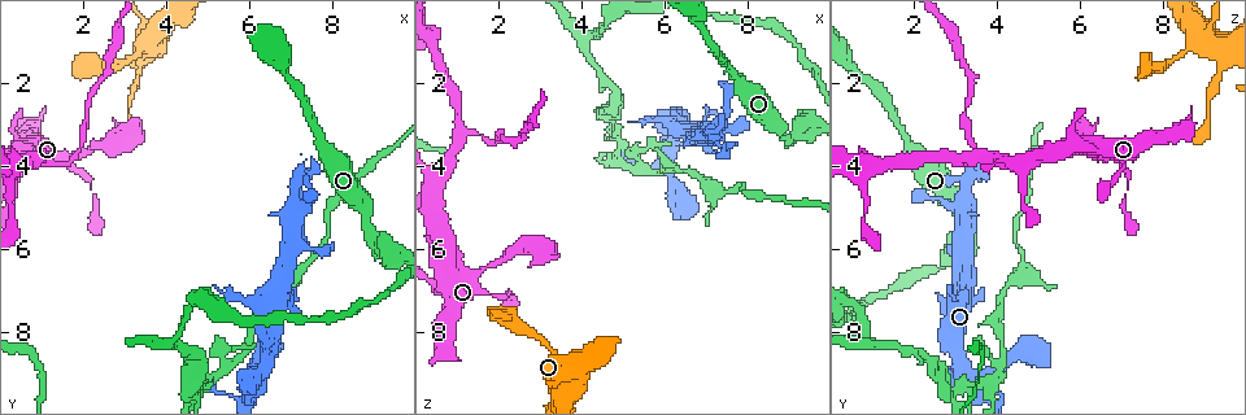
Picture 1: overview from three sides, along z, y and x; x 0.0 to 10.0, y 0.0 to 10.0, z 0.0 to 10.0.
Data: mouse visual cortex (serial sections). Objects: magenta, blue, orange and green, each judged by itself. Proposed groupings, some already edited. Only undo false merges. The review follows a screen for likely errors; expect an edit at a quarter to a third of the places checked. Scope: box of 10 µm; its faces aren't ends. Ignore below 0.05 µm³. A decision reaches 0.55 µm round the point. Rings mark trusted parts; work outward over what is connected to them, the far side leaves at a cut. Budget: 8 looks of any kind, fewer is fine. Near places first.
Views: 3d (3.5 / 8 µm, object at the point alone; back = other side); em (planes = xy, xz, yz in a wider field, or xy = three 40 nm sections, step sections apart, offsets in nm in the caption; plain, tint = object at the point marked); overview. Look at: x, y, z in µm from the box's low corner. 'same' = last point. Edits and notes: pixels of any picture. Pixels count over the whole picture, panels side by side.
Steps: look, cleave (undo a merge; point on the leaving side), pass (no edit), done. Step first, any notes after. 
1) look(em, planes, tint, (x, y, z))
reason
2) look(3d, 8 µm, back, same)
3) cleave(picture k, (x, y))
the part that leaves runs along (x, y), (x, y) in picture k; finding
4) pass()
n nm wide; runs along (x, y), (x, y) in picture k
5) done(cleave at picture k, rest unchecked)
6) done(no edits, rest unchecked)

look(3d, 3.5 µm, (9.40, 6.05, 3.10))
sharp bend

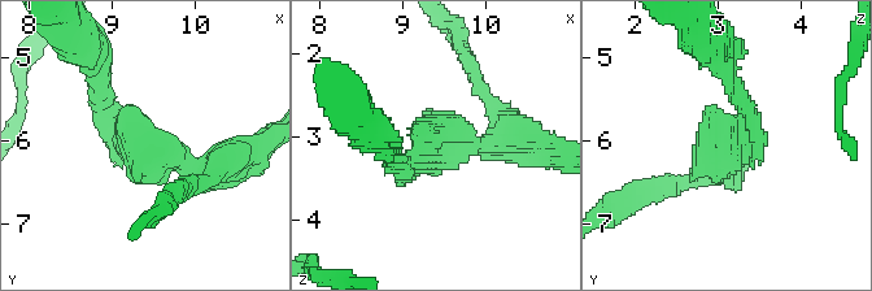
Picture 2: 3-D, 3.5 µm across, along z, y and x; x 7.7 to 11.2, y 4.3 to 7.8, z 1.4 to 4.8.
look(em, xy, step 3, plain, (9.35, 6.10, 3.20))
now the EM

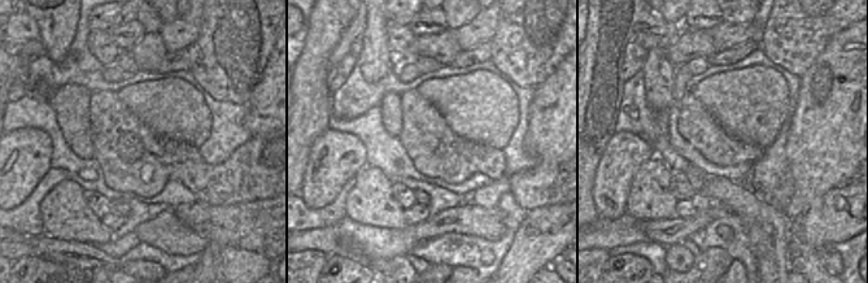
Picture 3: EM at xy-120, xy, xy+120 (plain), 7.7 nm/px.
look(em, xy, step 3, tint, same)

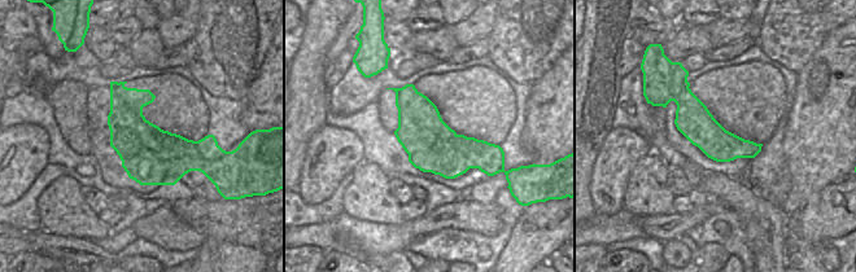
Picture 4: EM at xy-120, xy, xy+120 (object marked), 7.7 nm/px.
cleave(picture 2, (140, 121))
a second cell is stuck on

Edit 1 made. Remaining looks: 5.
look(3d, 8 µm, back, (1.25, 3.90, 3.20))
sharp bend

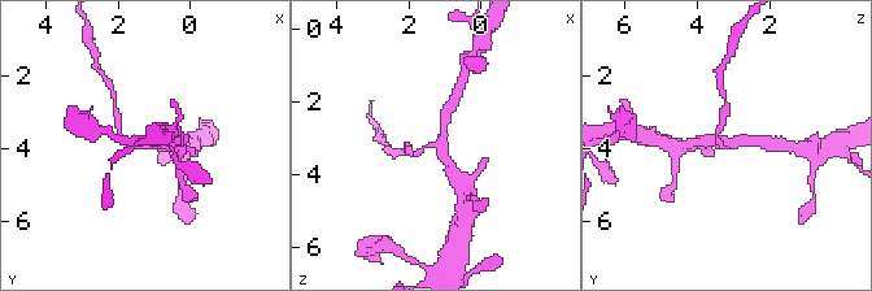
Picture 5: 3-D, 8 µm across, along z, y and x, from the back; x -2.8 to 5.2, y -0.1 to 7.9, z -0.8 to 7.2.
look(3d, 3.5 µm, same)
zoom in

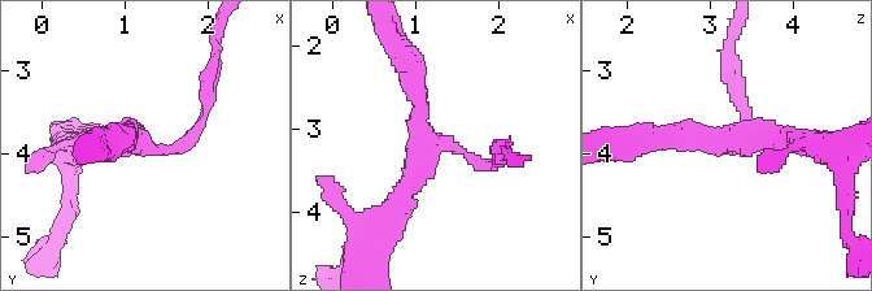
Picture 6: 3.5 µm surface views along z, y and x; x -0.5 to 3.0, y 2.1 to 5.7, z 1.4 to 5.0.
cleave(picture 6, (746, 113))
the part that leaves runs along (174, 150), (206, 111), (214, 38) in picture 6; two cells meet here

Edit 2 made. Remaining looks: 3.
look(overview)
redraw

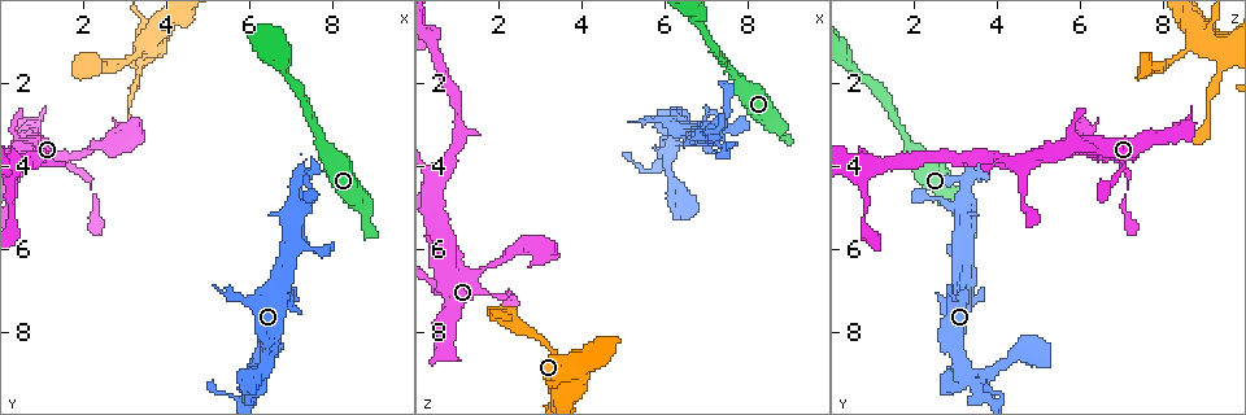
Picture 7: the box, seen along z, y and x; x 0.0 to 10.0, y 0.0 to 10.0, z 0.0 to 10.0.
look(3d, 3.5 µm, (3.45, 1.70, 9.30))
thick turns thin

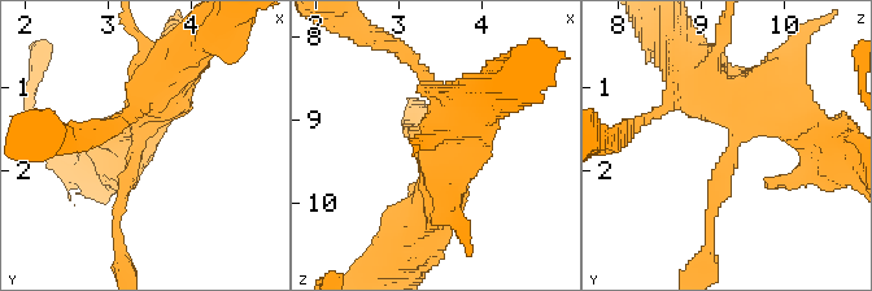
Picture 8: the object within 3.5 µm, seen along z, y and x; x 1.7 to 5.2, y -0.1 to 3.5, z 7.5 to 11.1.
look(em, xy, step 2, tint, (3.35, 1.70, 9.35))
need the tissue

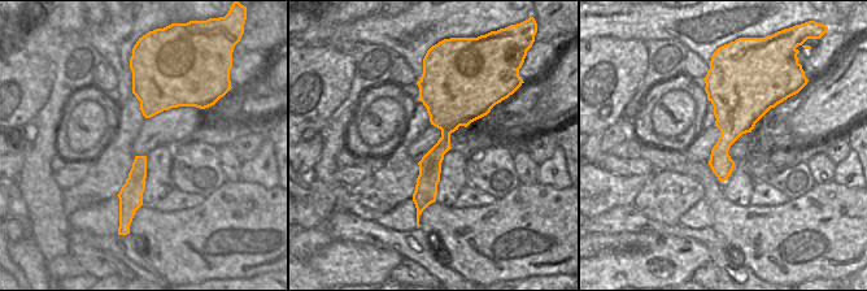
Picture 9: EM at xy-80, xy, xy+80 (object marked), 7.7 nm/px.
pass()
runs along (116, 221), (143, 109), (168, 73) in picture 8; one cell here

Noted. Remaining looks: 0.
done(cleave at picture 2, cleave at picture 6, rest unchecked)

